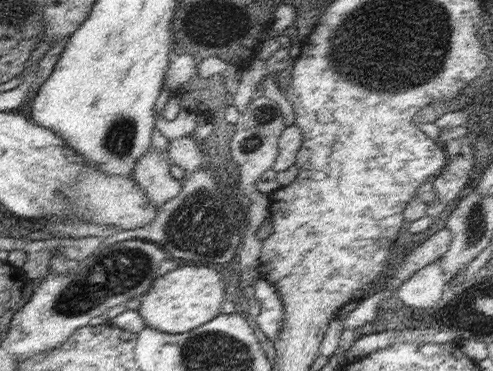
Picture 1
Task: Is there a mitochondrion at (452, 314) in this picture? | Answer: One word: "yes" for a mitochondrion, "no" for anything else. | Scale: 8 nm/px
no

